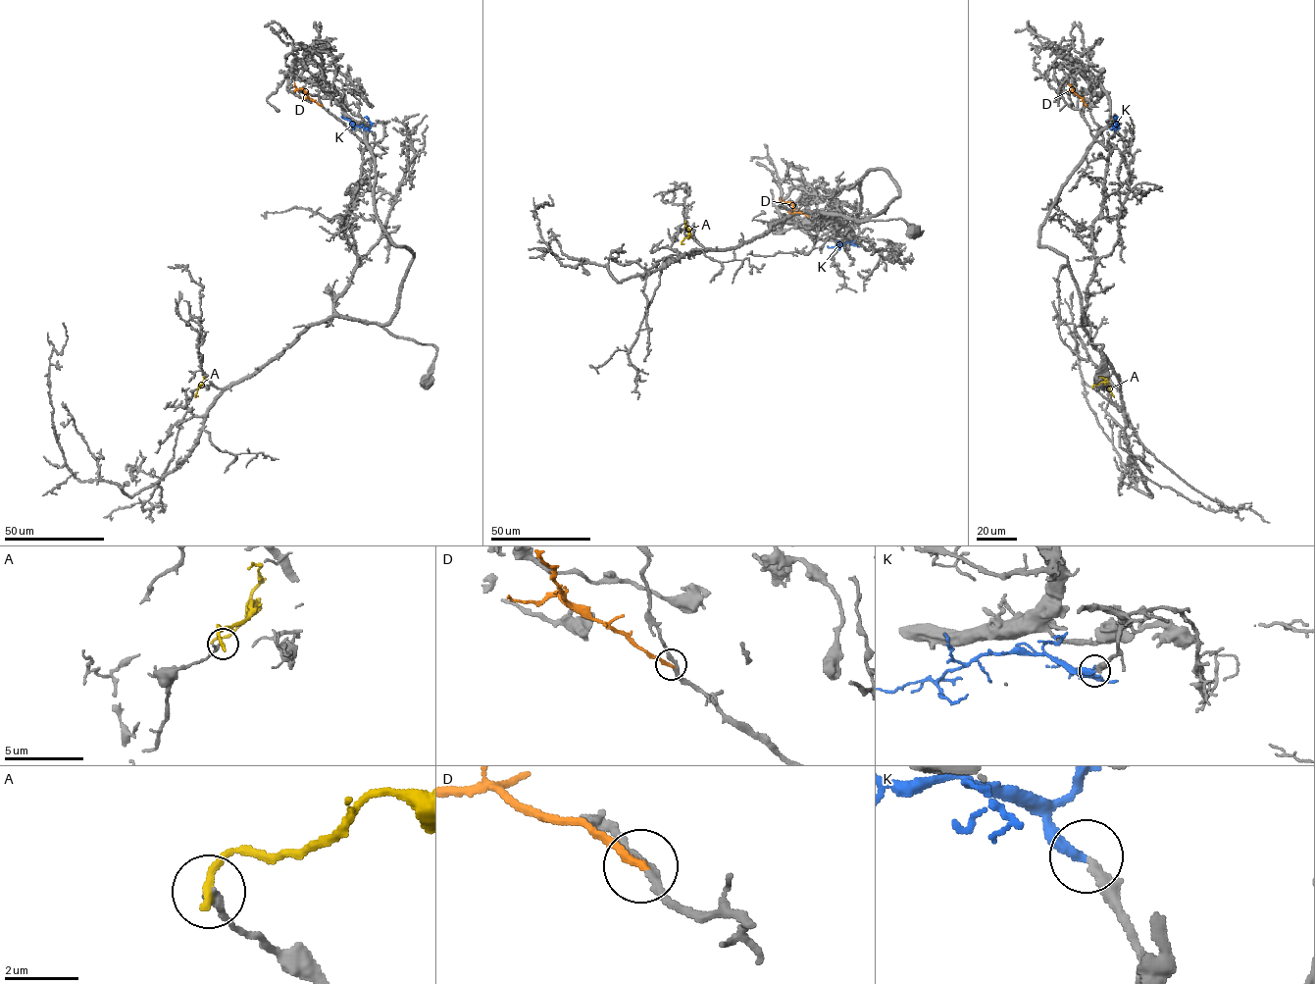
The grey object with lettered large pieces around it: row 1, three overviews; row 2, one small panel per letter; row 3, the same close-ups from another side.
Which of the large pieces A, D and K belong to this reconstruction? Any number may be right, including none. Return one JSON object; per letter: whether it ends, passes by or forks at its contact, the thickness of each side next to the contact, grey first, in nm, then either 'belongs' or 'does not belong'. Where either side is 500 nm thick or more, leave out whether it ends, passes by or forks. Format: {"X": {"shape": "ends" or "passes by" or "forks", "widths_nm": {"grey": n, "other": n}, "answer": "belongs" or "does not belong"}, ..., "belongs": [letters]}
{"A": {"shape": "ends", "widths_nm": {"grey": 200, "other": 240}, "answer": "does not belong"}, "D": {"shape": "ends", "widths_nm": {"grey": 200, "other": 240}, "answer": "belongs"}, "K": {"shape": "ends", "widths_nm": {"grey": 280, "other": 320}, "answer": "belongs"}, "belongs": ["D", "K"]}

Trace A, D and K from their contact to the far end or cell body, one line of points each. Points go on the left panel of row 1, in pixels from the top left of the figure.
A: (199, 387), (204, 381), (197, 389), (195, 395), (198, 395)
D: (322, 106), (310, 99), (302, 88), (296, 88), (294, 83)
K: (371, 131), (341, 116)

